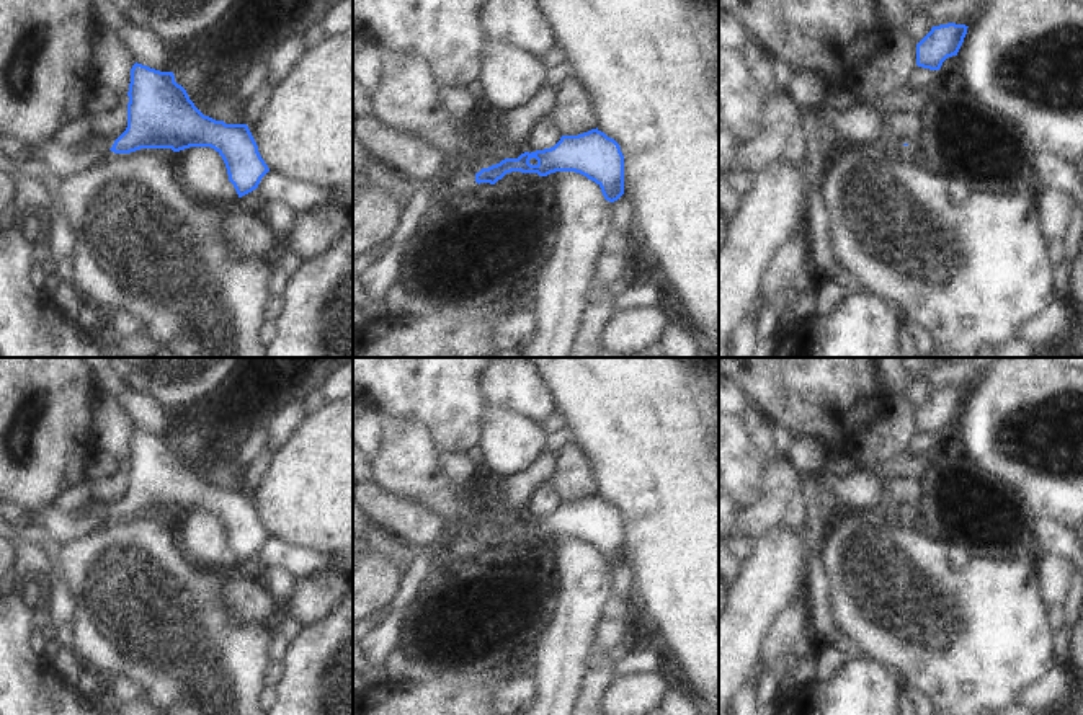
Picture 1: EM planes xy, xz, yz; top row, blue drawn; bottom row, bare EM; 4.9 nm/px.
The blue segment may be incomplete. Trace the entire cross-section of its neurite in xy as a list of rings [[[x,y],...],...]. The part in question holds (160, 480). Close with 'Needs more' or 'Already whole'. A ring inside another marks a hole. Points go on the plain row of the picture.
[[[142,429],[131,434],[127,493],[109,514],[131,519],[140,514],[211,513],[224,526],[238,563],[258,553],[270,537],[247,490],[225,490],[204,482],[175,447],[173,437]]]. Already whole.

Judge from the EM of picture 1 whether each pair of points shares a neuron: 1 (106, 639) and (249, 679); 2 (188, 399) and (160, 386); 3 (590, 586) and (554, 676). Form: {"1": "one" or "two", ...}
{"1": "one", "2": "one", "3": "one"}

